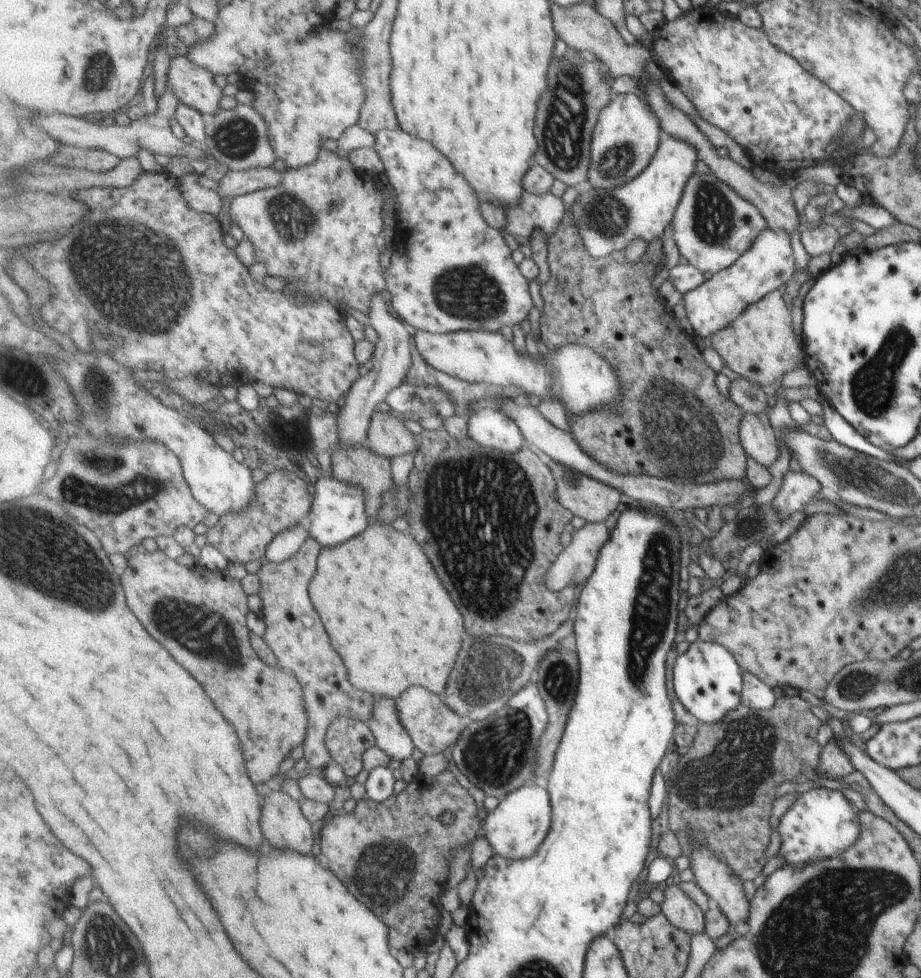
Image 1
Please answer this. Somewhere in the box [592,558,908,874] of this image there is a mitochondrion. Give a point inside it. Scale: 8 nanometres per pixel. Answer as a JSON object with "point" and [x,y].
{"point":[748,742]}

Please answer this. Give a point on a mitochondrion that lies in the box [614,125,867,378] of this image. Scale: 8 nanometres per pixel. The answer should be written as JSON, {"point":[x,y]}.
{"point":[714,219]}

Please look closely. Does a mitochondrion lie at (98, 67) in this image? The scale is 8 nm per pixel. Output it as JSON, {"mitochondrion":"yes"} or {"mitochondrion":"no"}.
{"mitochondrion":"yes"}

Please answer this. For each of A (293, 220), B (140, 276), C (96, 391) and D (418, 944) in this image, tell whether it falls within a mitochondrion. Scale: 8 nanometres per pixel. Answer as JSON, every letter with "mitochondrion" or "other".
{"A":"mitochondrion","B":"mitochondrion","C":"mitochondrion","D":"other"}

